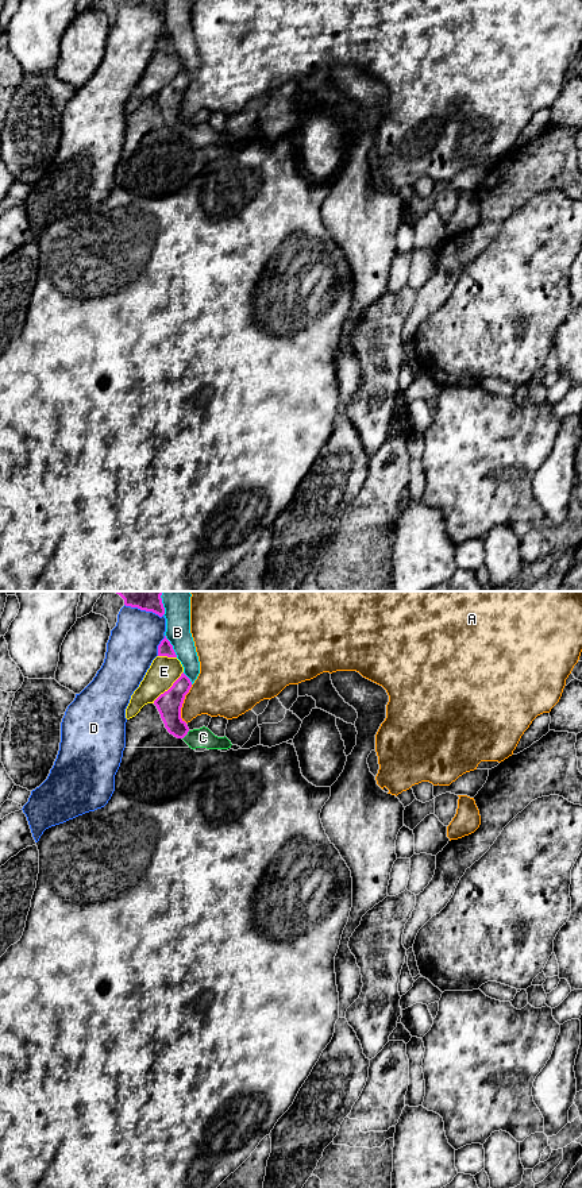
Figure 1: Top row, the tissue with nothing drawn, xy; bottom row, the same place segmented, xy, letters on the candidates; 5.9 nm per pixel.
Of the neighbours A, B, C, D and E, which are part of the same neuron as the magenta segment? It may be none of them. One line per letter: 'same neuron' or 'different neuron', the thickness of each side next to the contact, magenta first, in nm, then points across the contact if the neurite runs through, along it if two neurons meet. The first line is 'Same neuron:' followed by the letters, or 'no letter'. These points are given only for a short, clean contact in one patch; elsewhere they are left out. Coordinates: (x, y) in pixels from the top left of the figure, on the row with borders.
Same neuron: C
A: different neuron; calibres 150 and 320 nm
B: different neuron; calibres 90 and 160 nm
C: same neuron; calibres 150 and 120 nm; way xy (169, 704), (172, 718), (187, 733), (203, 737)
D: different neuron; calibres 90 and 300 nm
E: different neuron; calibres 150 and 180 nm

